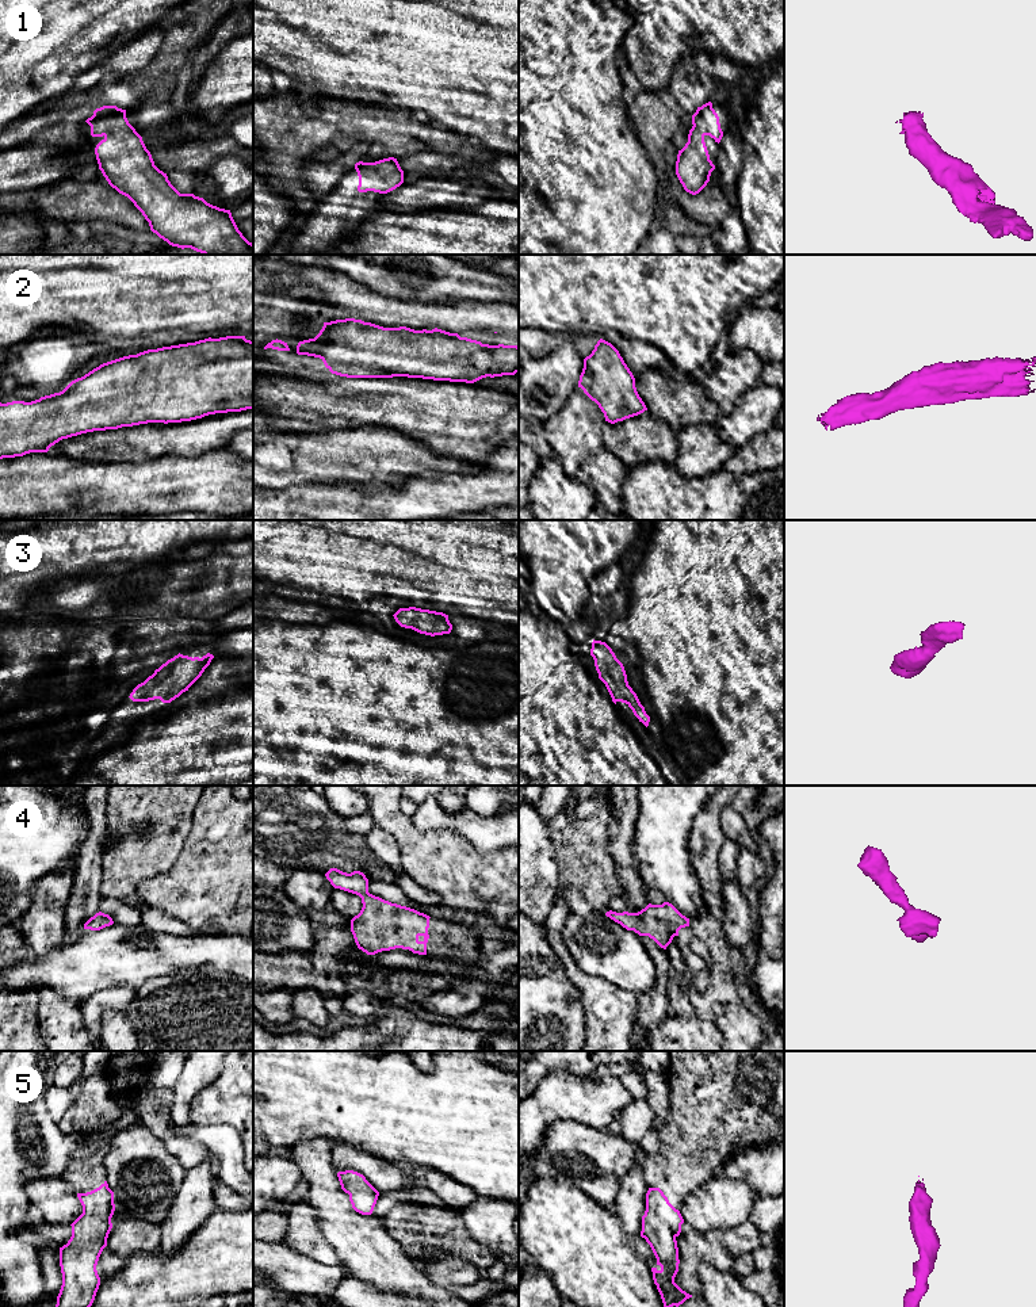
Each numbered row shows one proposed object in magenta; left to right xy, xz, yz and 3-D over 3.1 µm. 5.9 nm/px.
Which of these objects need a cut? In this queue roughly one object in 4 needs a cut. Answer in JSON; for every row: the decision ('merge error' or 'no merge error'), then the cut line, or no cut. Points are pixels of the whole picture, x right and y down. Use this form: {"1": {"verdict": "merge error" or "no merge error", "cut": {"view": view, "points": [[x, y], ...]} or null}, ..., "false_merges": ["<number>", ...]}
{"1": {"verdict": "no merge error", "cut": null}, "2": {"verdict": "no merge error", "cut": null}, "3": {"verdict": "no merge error", "cut": null}, "4": {"verdict": "no merge error", "cut": null}, "5": {"verdict": "no merge error", "cut": null}, "false_merges": []}

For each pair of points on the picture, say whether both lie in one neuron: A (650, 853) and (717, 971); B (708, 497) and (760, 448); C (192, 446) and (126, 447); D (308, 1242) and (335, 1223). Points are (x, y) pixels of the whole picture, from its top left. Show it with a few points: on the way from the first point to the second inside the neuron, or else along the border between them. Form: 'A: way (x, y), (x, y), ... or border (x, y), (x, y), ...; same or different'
A: border (700, 887), (706, 909), (692, 920); different
B: border (725, 467), (736, 474), (765, 470); different
C: way (176, 444), (142, 444); same
D: border (308, 1203), (340, 1258); different

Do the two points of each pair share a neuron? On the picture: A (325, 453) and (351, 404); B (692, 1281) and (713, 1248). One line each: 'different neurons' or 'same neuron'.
A: different neurons
B: same neuron

